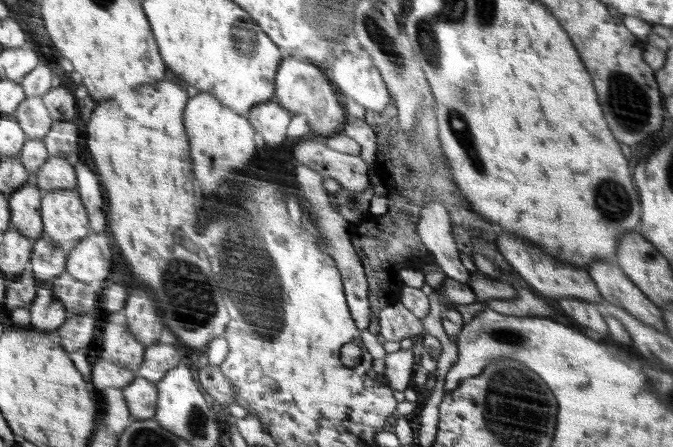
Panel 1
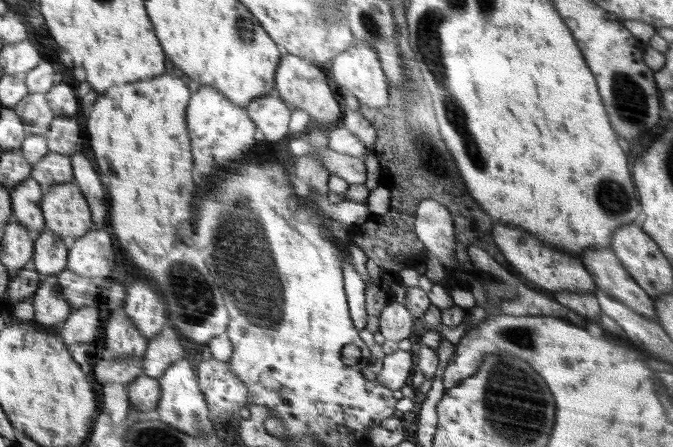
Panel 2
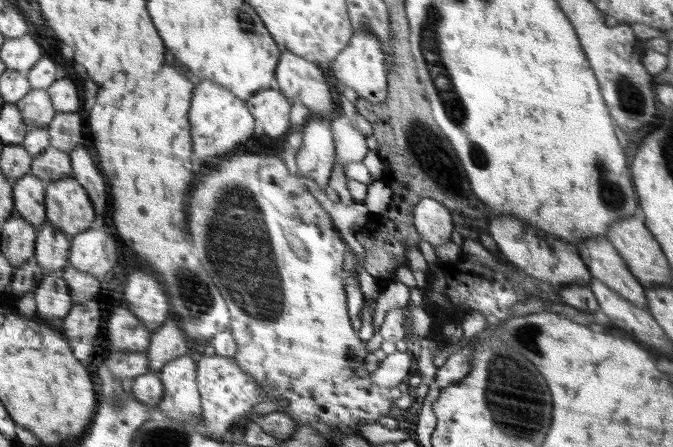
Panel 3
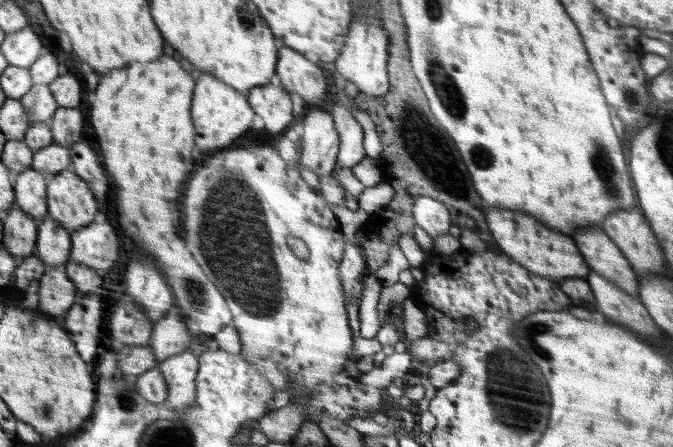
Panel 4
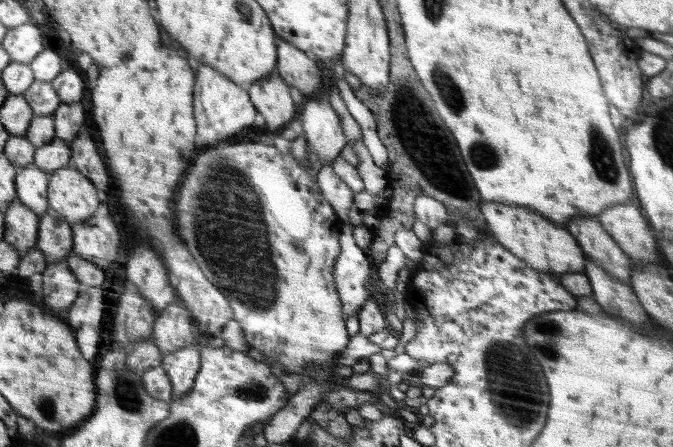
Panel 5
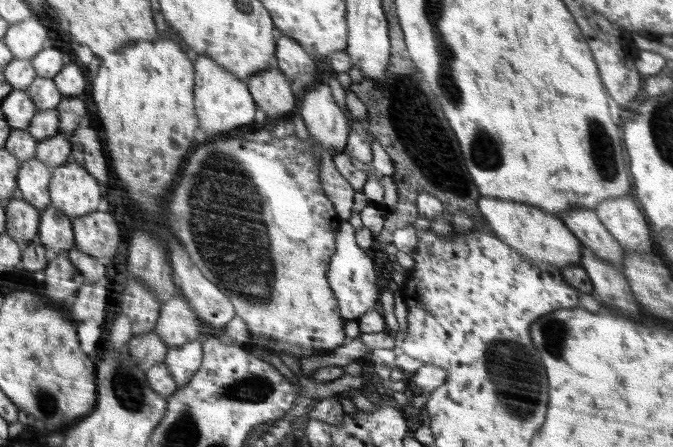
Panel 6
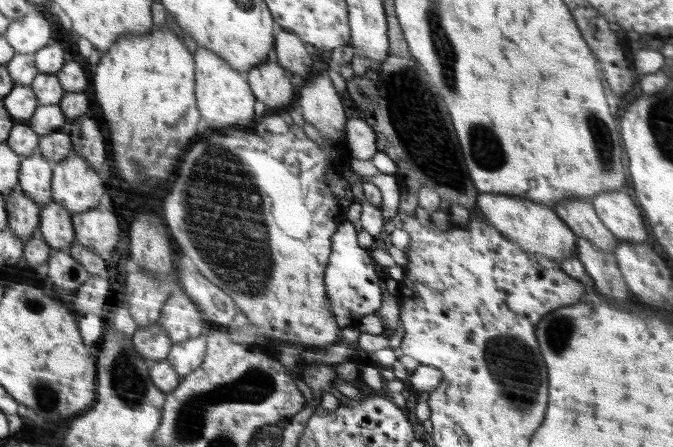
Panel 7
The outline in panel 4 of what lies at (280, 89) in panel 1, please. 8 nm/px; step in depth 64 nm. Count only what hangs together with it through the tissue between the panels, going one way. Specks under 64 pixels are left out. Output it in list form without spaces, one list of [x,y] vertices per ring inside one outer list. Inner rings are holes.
[[[283,46],[277,64],[277,82],[291,94],[295,92],[308,106],[326,104],[326,84],[322,70],[298,51]]]

